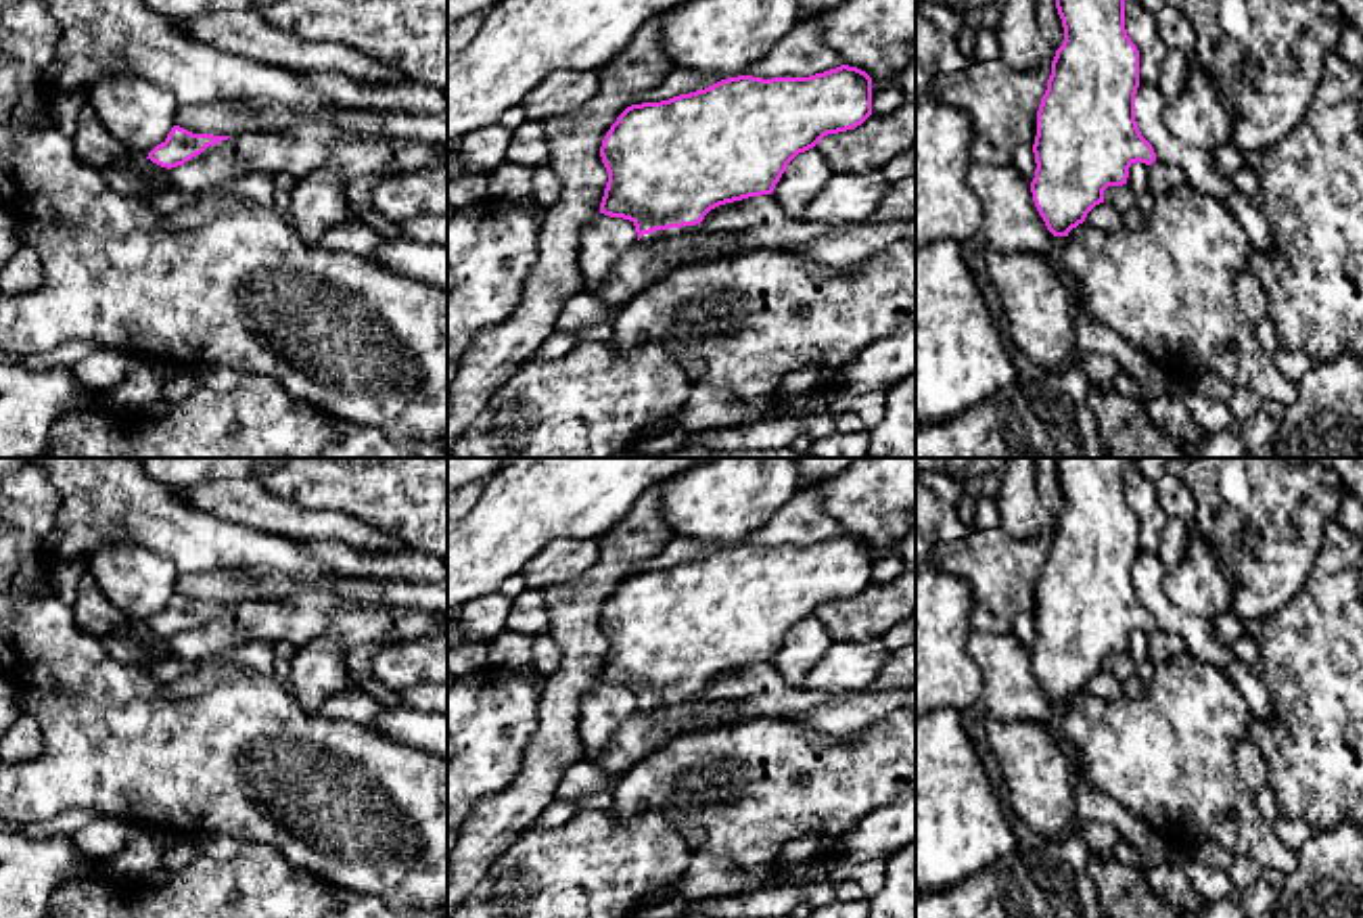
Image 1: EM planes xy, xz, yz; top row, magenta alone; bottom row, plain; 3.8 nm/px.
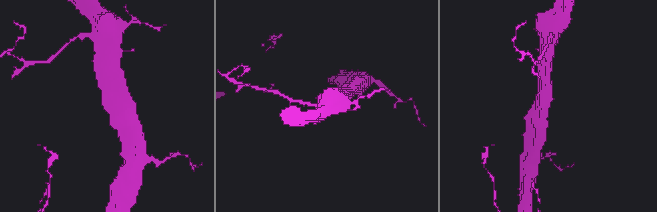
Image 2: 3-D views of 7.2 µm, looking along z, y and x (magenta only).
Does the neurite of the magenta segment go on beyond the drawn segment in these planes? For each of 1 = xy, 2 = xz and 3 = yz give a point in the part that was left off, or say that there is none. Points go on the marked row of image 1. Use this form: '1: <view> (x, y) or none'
1: none
2: xz (657, 235)
3: none

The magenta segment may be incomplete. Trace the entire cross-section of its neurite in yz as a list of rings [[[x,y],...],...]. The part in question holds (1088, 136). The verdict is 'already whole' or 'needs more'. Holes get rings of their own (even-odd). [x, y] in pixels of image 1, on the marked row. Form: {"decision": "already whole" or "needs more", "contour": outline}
{"decision": "already whole", "contour": [[[1056,0],[1064,42],[1052,61],[1047,90],[1037,111],[1035,178],[1031,192],[1054,236],[1068,236],[1104,203],[1108,186],[1123,186],[1133,163],[1152,165],[1156,153],[1135,121],[1139,50],[1125,29],[1125,0]]]}

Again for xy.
{"decision": "already whole", "contour": [[[174,125],[167,138],[157,144],[146,159],[161,167],[178,167],[201,155],[207,146],[213,146],[230,136],[192,134],[180,125]]]}

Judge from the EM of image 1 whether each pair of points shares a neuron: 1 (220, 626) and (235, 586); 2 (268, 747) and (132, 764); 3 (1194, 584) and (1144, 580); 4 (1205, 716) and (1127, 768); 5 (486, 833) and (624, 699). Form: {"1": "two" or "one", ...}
{"1": "two", "2": "one", "3": "two", "4": "one", "5": "two"}

